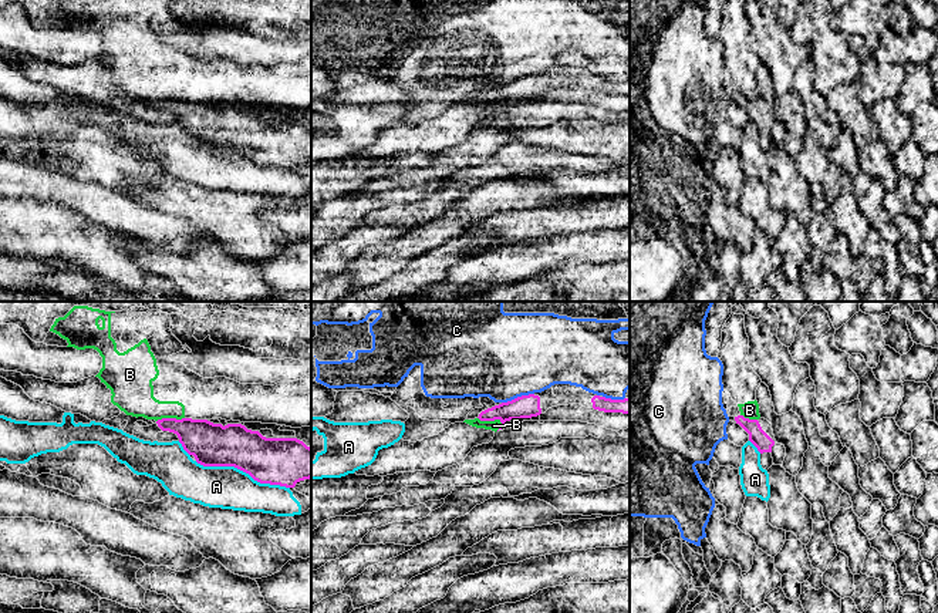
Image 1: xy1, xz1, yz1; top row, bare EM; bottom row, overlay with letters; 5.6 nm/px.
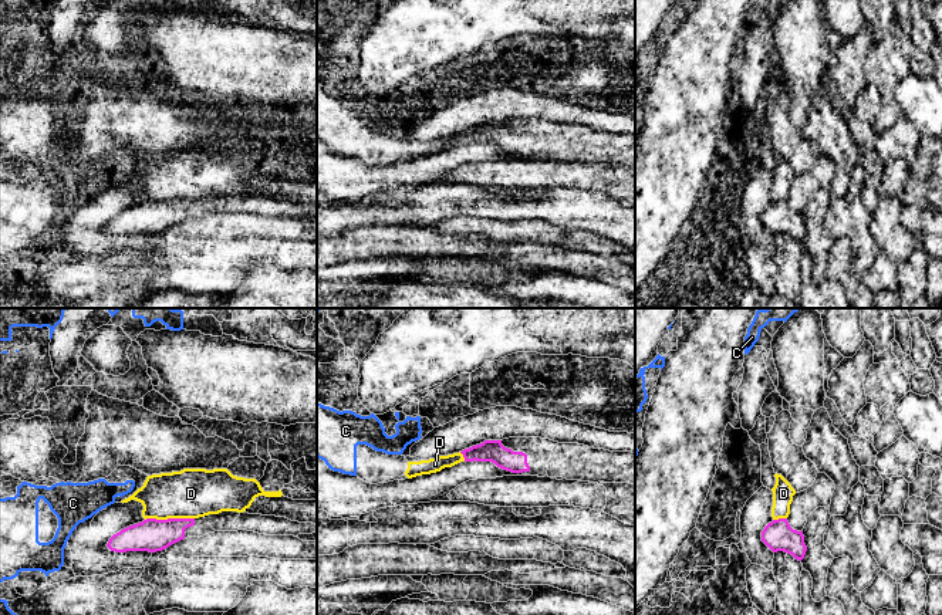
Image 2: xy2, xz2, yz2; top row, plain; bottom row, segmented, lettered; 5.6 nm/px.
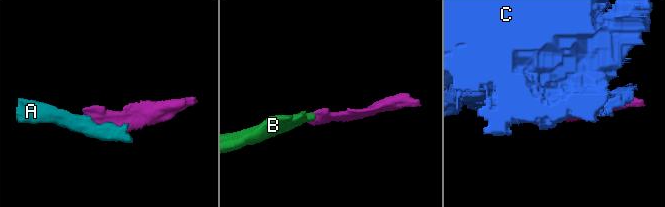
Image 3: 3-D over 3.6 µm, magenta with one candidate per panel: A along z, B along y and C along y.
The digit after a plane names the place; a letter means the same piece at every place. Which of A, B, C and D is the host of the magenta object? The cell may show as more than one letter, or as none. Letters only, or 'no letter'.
no letter

